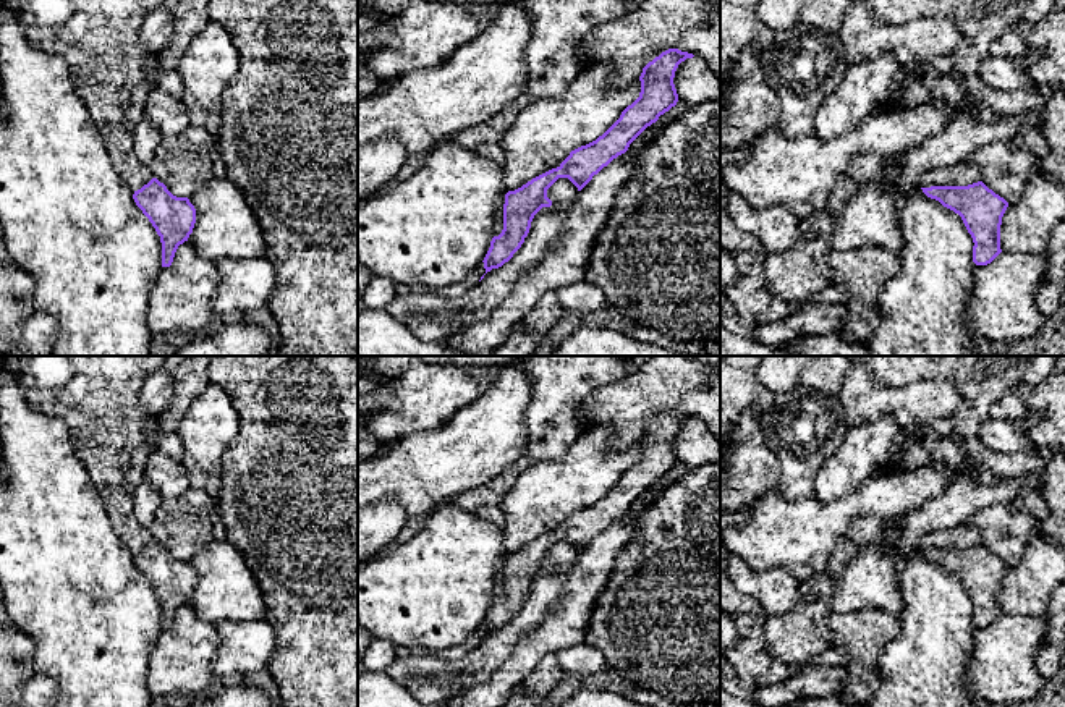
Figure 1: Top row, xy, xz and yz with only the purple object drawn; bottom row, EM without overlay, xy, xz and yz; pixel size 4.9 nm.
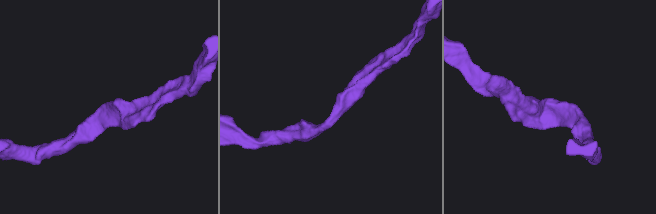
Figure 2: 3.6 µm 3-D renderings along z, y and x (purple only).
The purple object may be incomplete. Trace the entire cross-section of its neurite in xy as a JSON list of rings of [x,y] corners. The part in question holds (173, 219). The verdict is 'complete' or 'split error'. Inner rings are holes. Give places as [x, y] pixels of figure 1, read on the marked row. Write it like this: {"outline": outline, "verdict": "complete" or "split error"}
{"outline": [[[157,178],[134,191],[133,199],[160,236],[162,267],[170,267],[178,246],[193,233],[194,205],[188,197],[173,196]]], "verdict": "complete"}

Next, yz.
{"outline": [[[982,181],[968,186],[931,186],[923,193],[958,214],[973,238],[973,262],[991,264],[1000,252],[1000,225],[1008,202]]], "verdict": "complete"}

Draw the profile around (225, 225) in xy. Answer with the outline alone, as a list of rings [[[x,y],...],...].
[[[212,178],[188,197],[196,209],[196,223],[188,241],[202,257],[257,259],[265,254],[265,239],[243,191],[228,178]]]

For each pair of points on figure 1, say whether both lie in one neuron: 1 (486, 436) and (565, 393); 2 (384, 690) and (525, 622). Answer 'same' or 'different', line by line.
1: different
2: different

